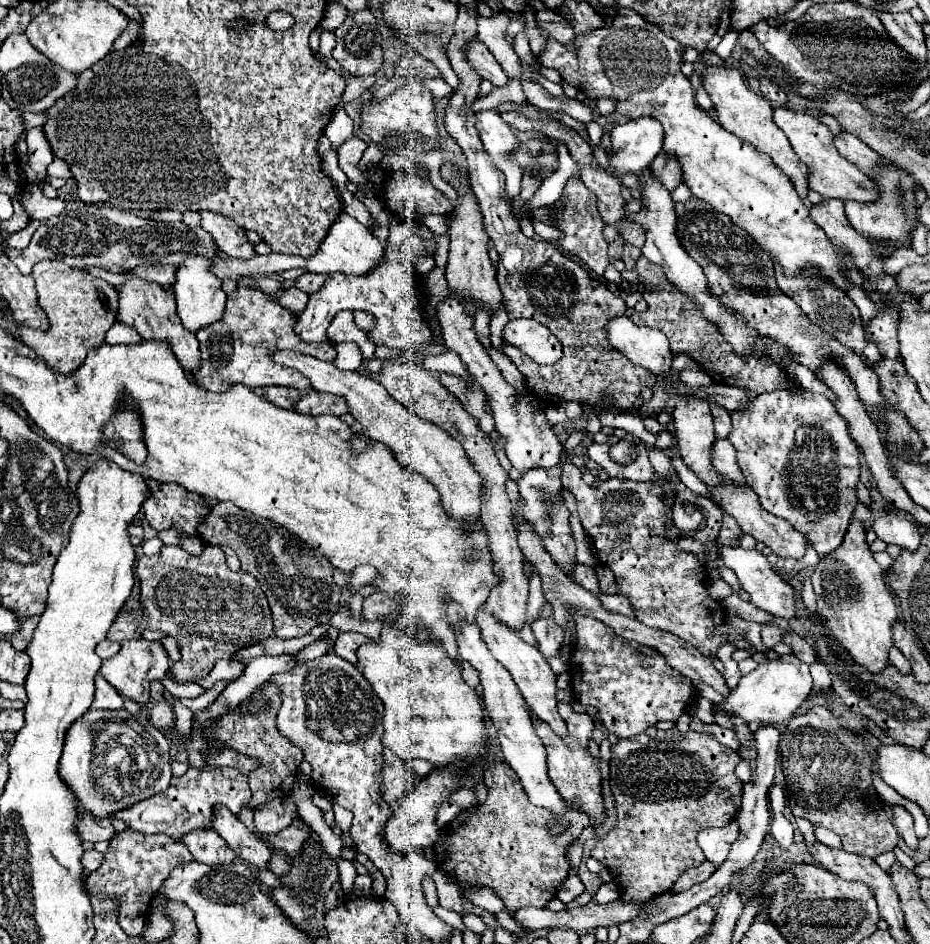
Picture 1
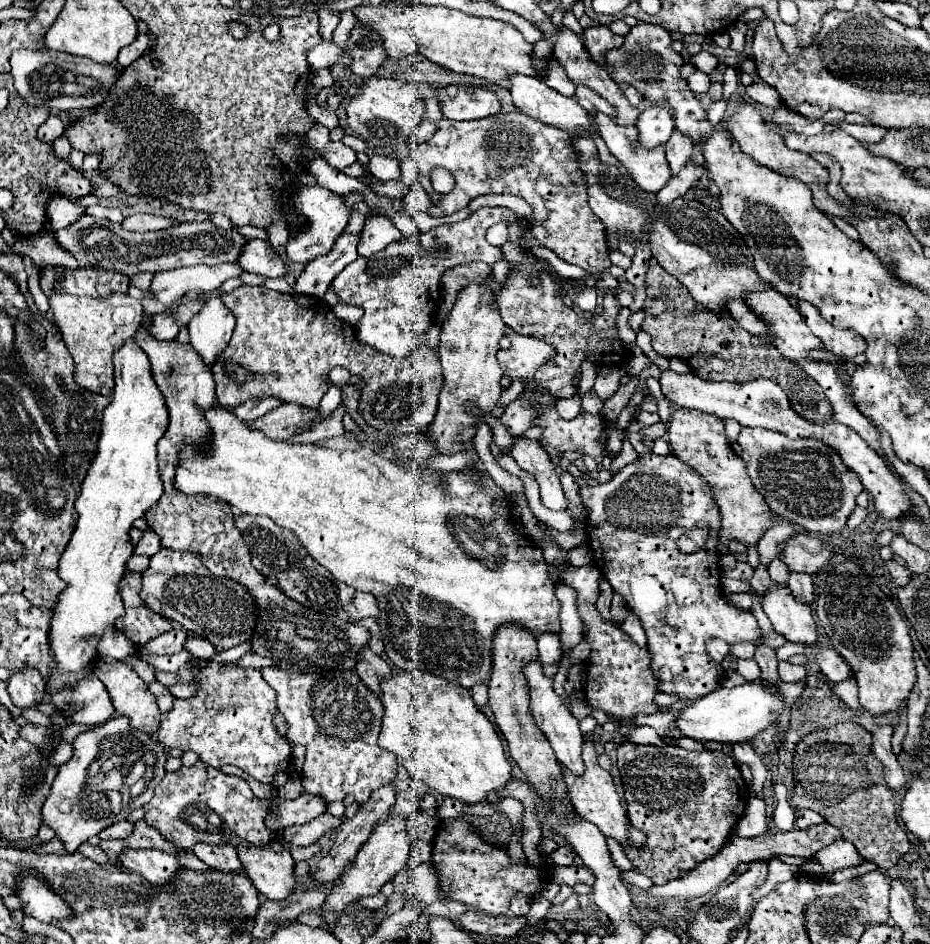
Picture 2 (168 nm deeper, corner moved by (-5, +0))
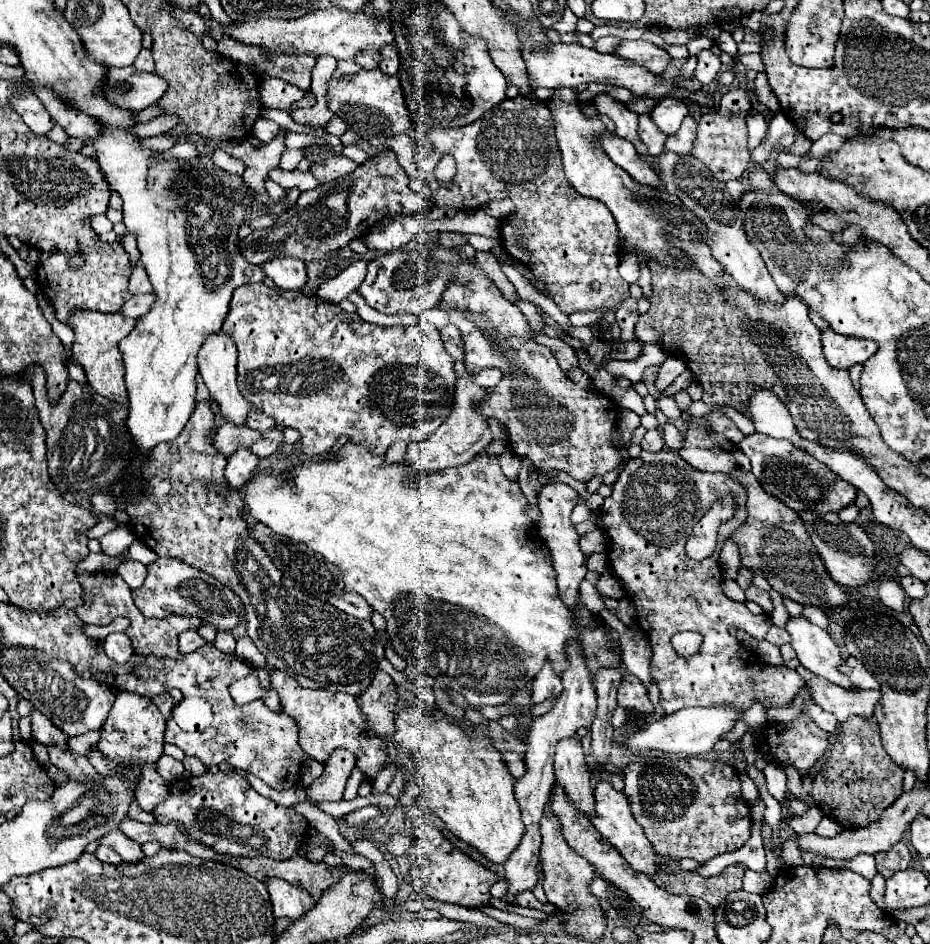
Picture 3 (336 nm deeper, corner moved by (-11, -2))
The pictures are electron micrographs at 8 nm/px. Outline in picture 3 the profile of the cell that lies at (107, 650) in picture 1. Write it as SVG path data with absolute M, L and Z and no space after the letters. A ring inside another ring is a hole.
M110 633L104 643L104 653L114 659L116 663L126 663L130 657L132 657L132 645L130 645L130 639L126 637L126 633Z

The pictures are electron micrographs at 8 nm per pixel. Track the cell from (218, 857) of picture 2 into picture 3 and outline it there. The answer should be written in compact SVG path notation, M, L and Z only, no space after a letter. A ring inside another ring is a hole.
M260 855L256 859L254 857L230 857L224 861L230 863L232 867L240 867L248 875L262 879L262 881L266 877L284 879L288 883L294 883L296 887L302 887L304 891L312 893L314 897L322 895L324 889L328 889L330 885L340 881L340 877L346 873L344 865L332 867L332 865L326 865L324 861L312 863L300 855L286 859L286 861L272 861L264 855Z

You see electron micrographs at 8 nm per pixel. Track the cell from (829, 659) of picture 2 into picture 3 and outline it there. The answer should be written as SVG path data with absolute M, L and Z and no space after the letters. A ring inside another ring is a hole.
M848 657L846 661L844 661L844 665L840 667L840 671L844 673L844 675L848 675L850 679L852 679L852 683L856 685L856 687L860 687L860 689L880 689L880 685L876 683L876 679L866 671L866 667L858 661L858 659L854 659L854 657Z

